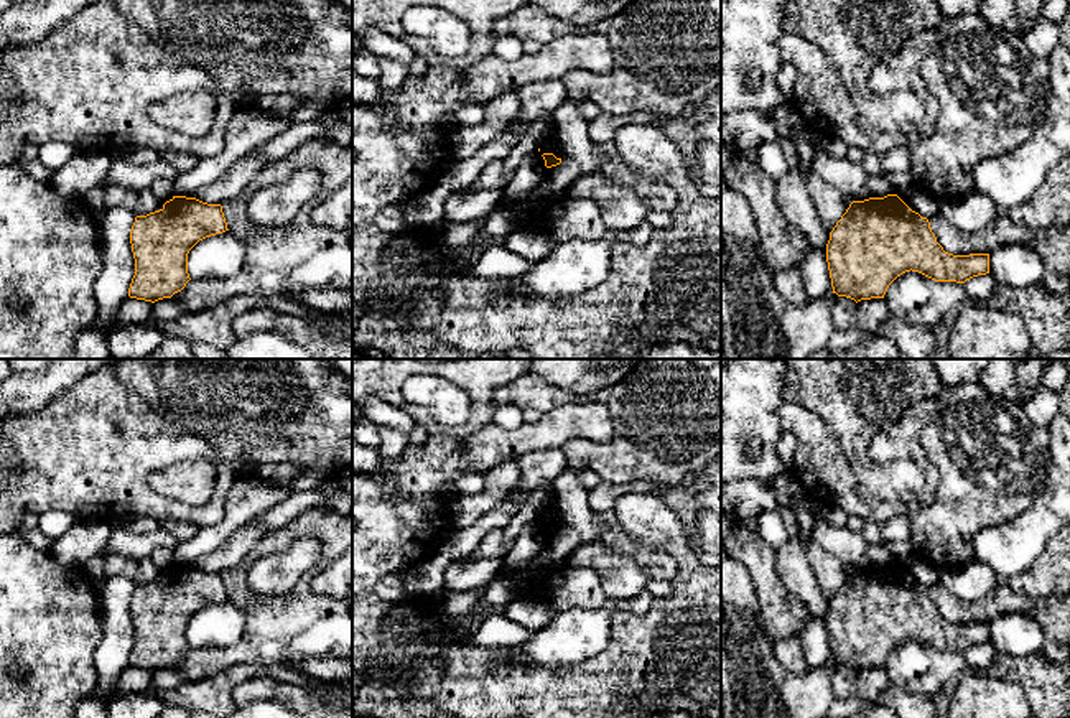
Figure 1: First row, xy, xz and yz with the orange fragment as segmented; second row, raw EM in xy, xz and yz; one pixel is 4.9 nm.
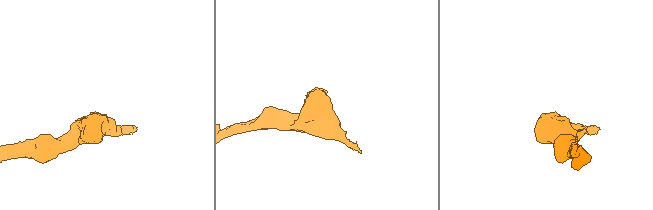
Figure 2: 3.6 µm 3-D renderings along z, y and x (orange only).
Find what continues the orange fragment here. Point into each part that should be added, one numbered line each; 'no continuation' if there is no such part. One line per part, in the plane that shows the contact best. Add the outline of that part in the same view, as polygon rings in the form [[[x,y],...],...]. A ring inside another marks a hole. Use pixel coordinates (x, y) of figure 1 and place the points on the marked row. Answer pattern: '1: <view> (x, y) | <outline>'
no continuation

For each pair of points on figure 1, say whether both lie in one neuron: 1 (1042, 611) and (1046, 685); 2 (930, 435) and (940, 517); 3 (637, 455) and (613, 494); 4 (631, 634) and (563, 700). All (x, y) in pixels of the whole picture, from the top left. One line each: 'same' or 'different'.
1: different
2: same
3: different
4: same

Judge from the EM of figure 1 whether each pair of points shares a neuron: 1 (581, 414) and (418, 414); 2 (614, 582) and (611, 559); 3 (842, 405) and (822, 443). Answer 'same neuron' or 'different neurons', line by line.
1: different neurons
2: same neuron
3: different neurons

